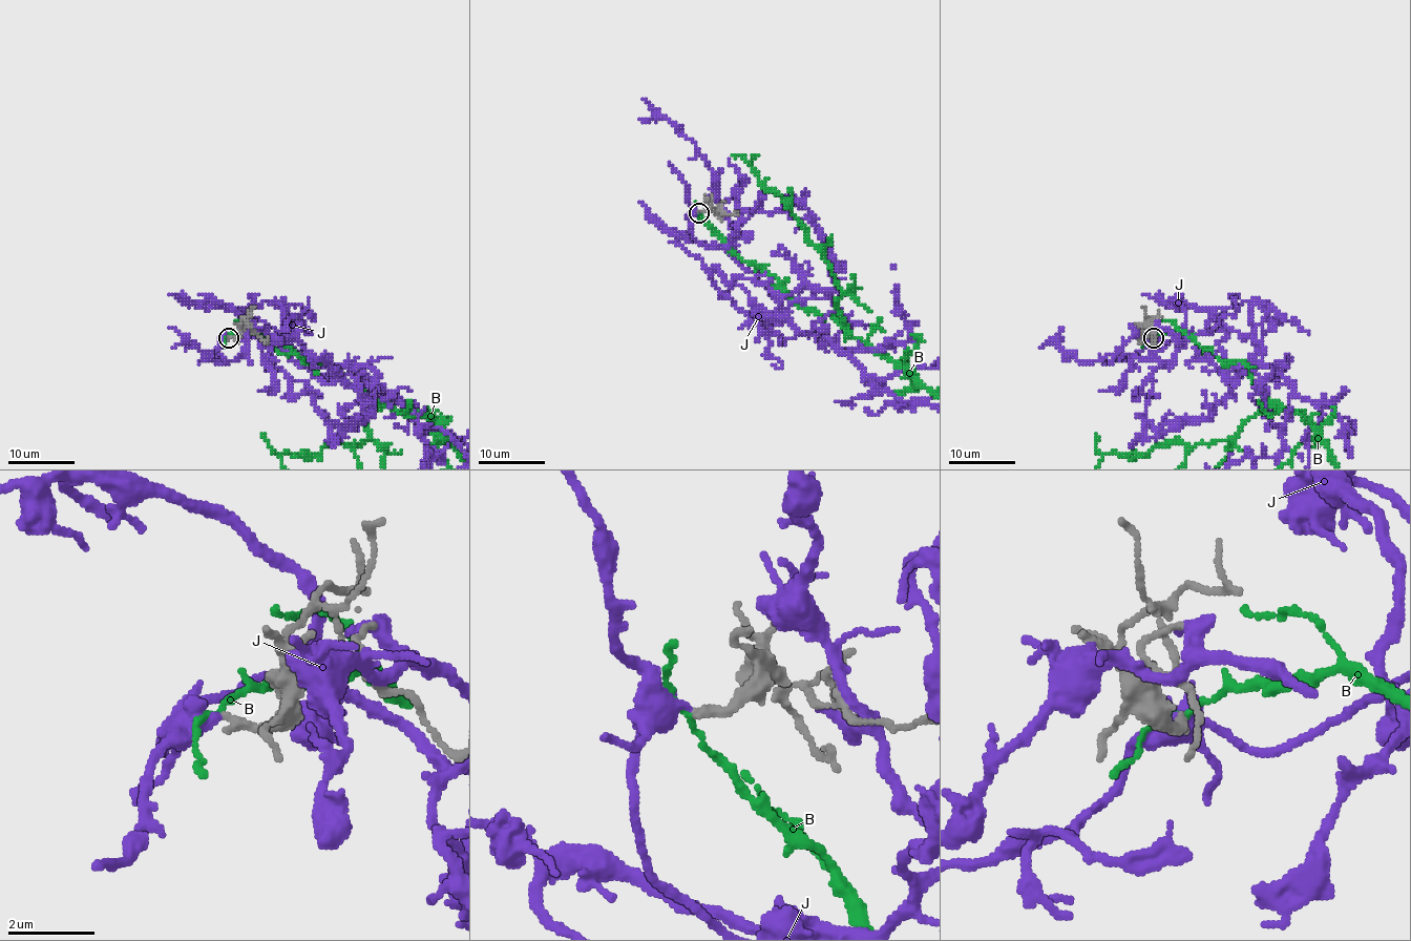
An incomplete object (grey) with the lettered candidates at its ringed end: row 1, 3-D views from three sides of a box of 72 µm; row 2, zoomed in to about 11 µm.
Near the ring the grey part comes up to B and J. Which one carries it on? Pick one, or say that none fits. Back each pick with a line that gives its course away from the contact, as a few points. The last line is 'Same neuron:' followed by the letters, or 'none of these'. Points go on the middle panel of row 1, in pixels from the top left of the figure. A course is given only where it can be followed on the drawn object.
Same neuron: none of these

